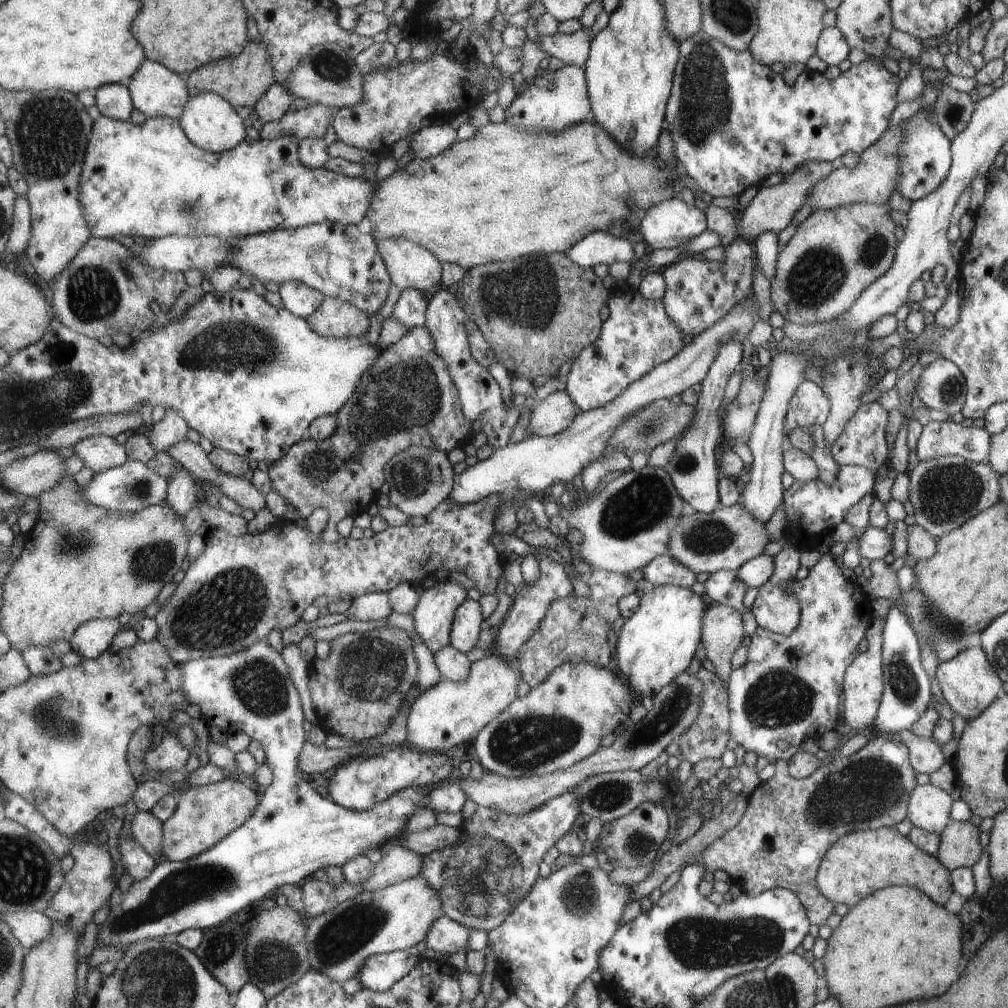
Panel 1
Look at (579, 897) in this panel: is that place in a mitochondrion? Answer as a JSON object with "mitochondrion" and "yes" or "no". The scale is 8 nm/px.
{"mitochondrion":"yes"}

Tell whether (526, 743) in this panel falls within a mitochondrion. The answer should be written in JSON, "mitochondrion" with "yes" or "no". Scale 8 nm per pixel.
{"mitochondrion":"yes"}

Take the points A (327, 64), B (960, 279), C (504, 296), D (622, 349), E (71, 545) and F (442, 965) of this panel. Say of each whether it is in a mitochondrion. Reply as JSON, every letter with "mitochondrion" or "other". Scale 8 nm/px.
{"A":"mitochondrion","B":"other","C":"mitochondrion","D":"other","E":"mitochondrion","F":"other"}

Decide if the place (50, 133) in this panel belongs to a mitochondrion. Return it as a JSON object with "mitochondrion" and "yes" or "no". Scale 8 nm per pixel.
{"mitochondrion":"yes"}

